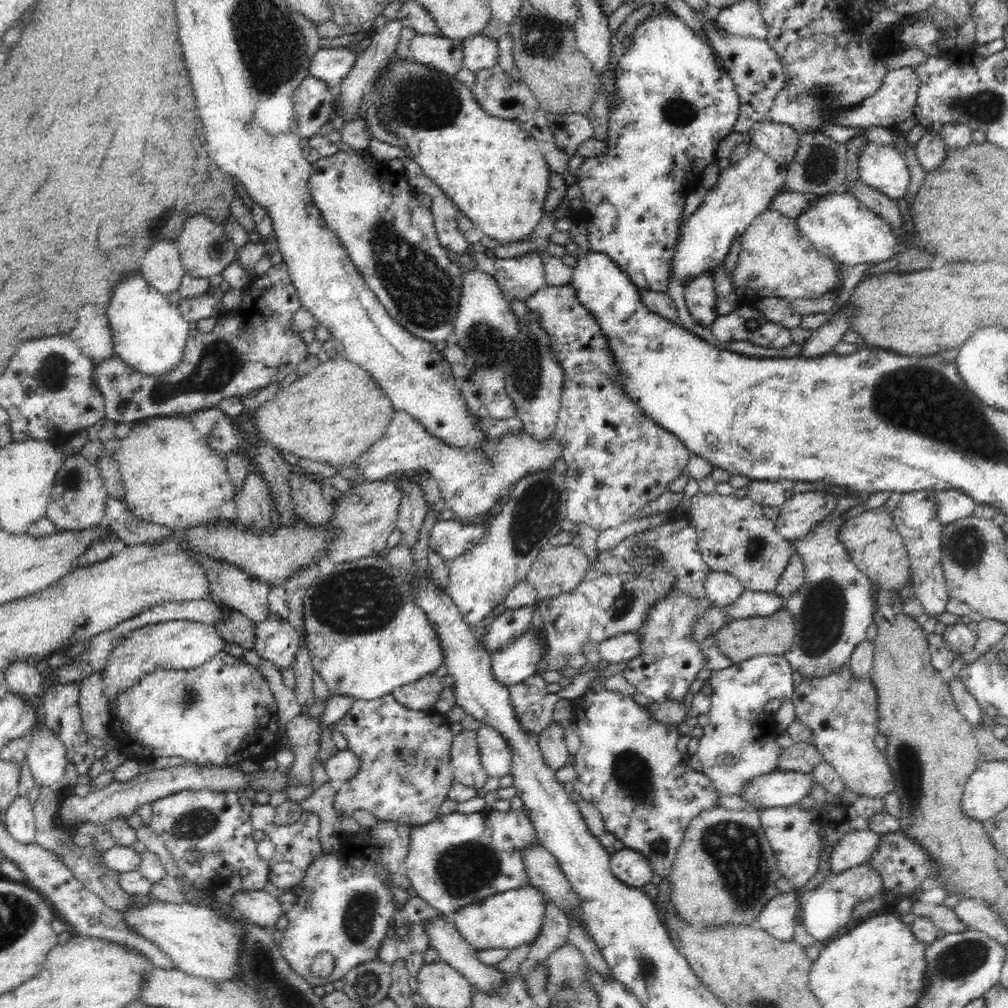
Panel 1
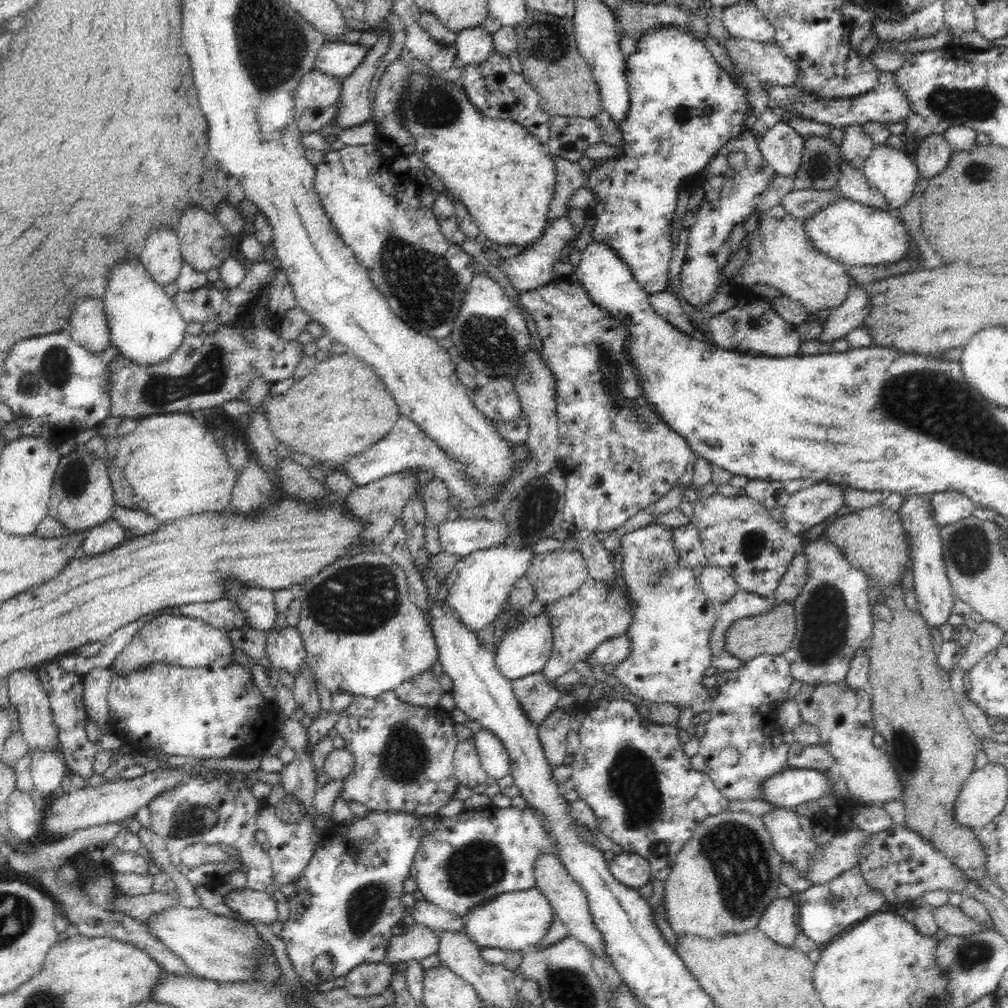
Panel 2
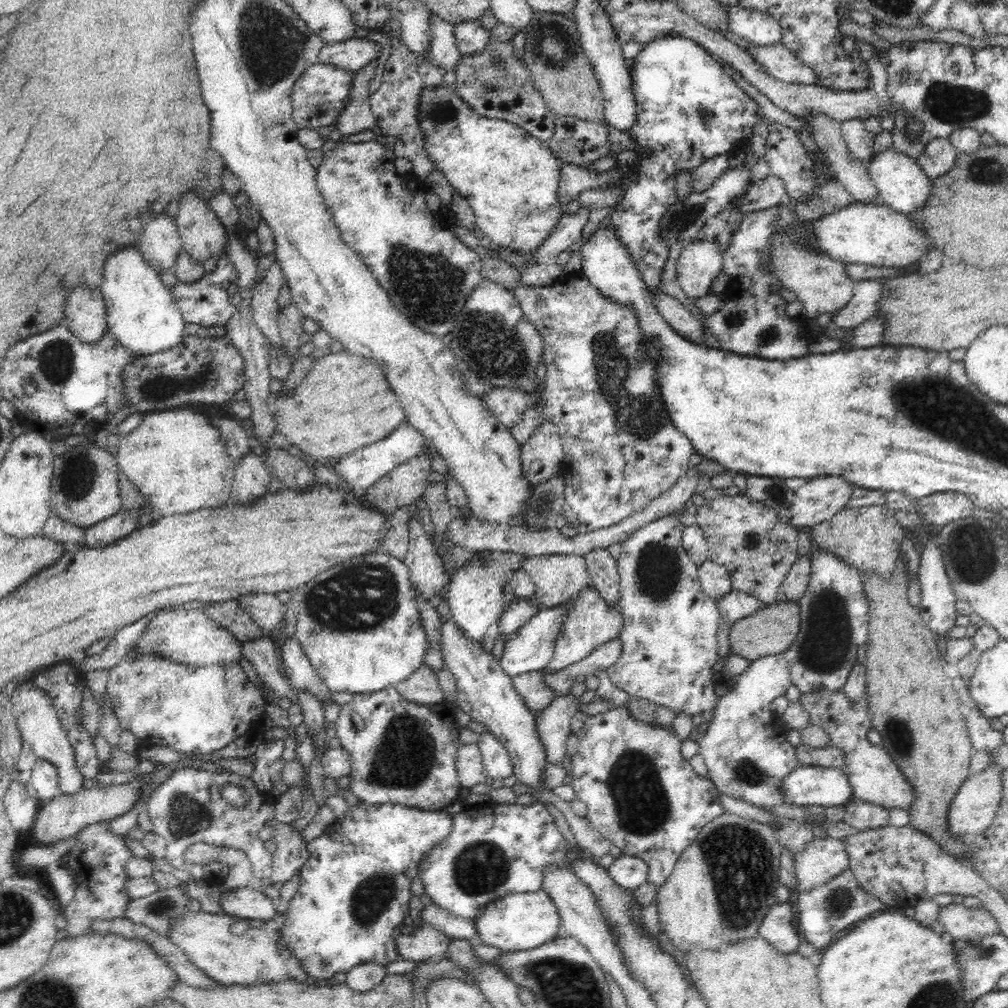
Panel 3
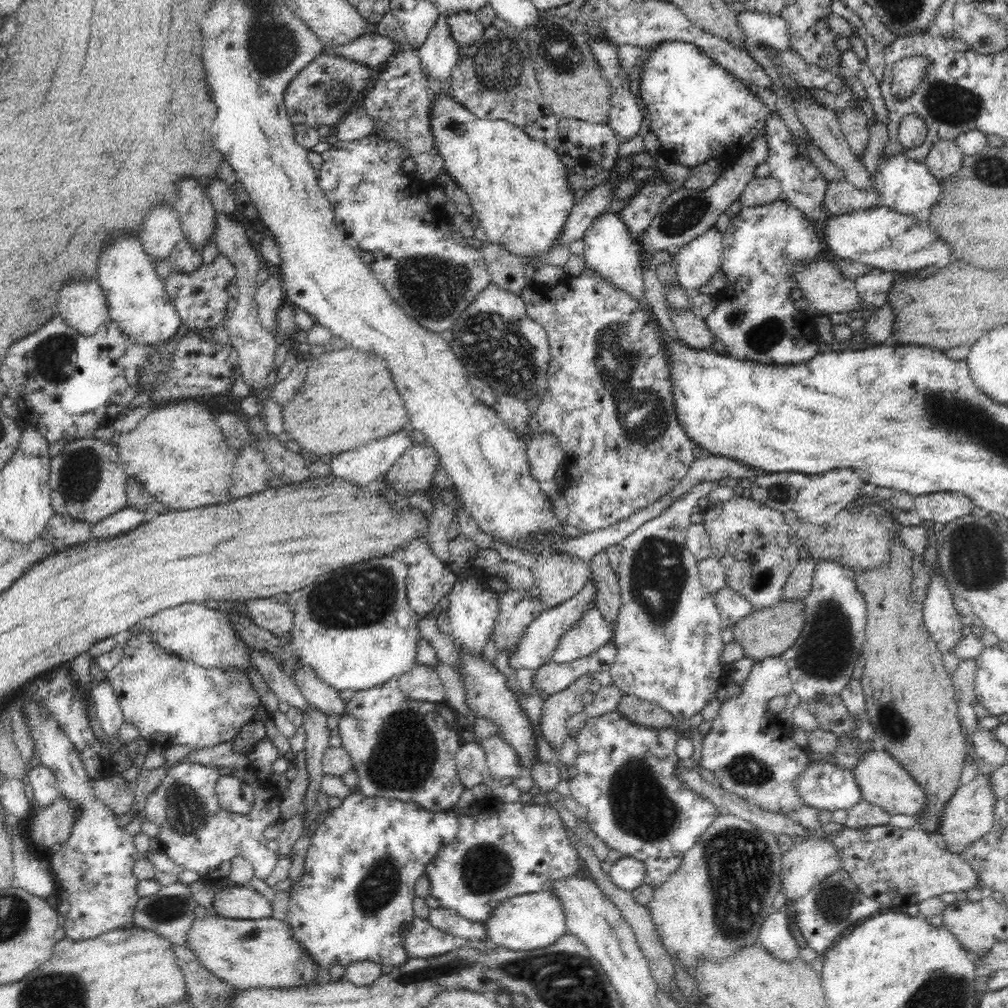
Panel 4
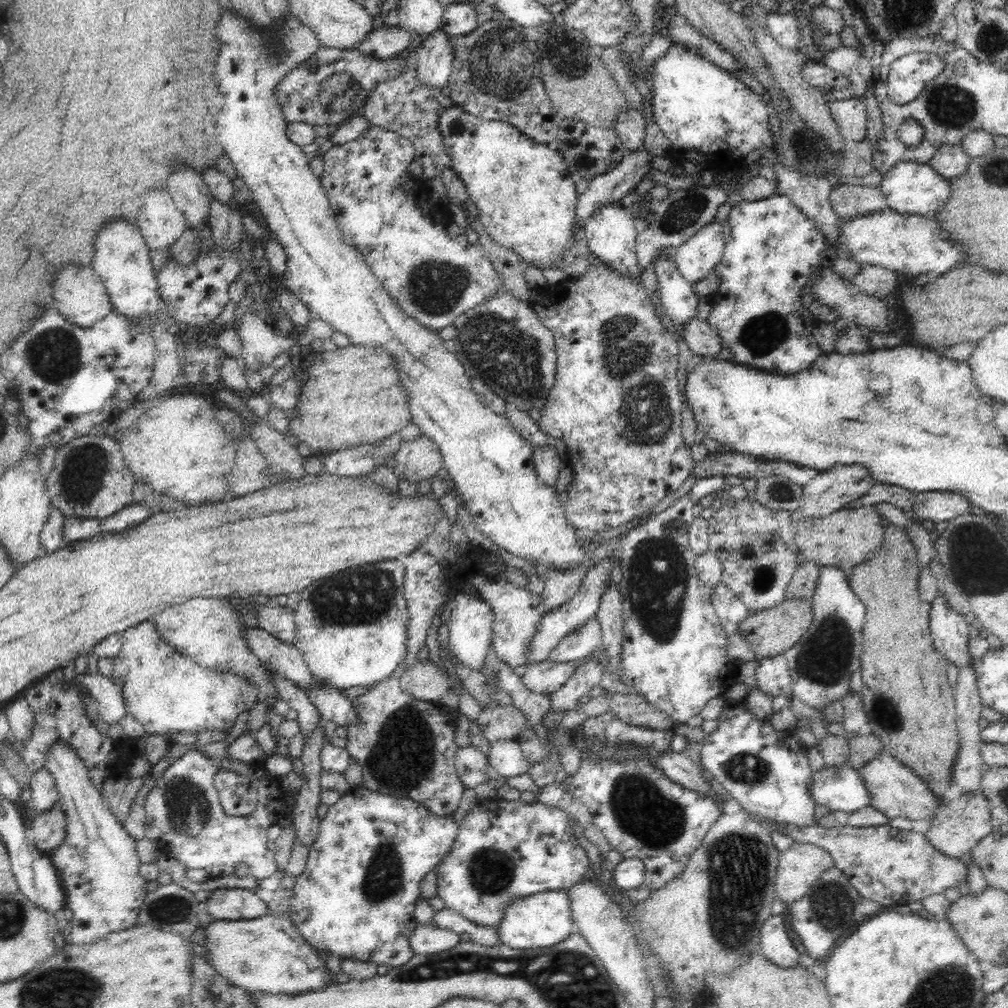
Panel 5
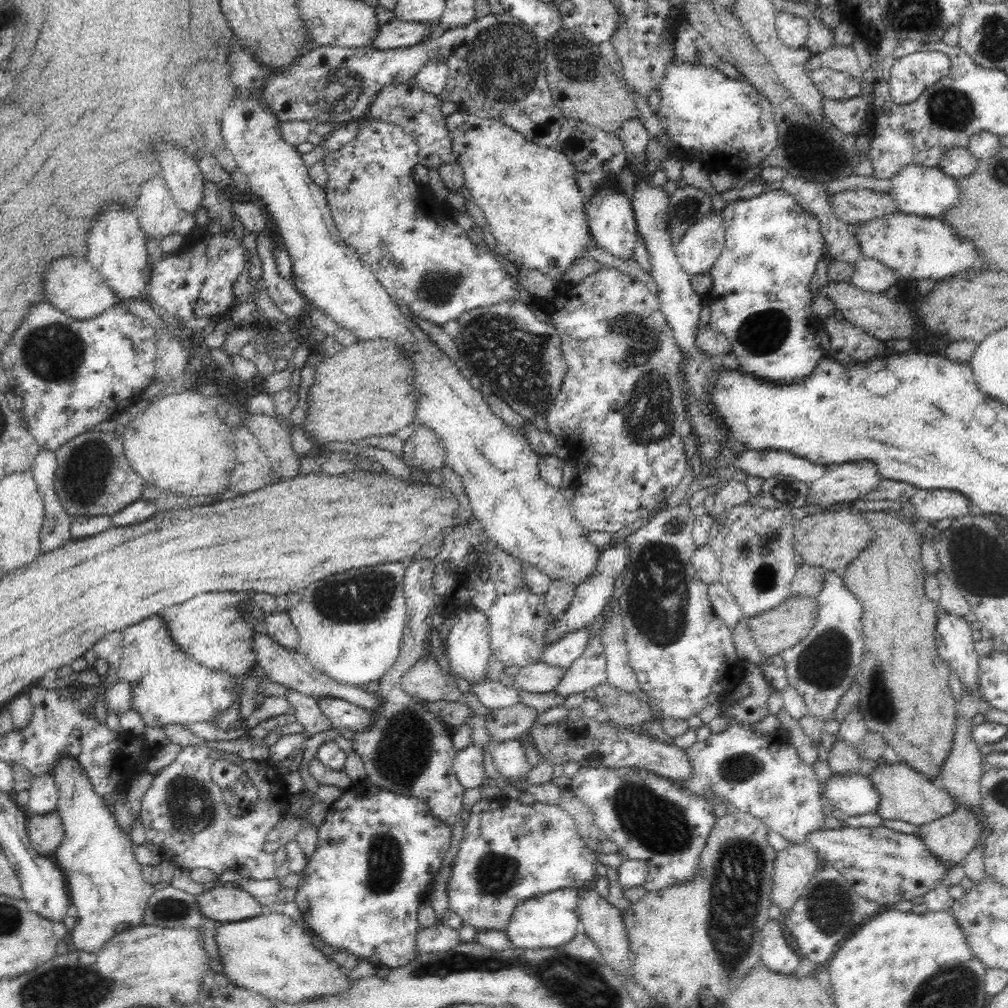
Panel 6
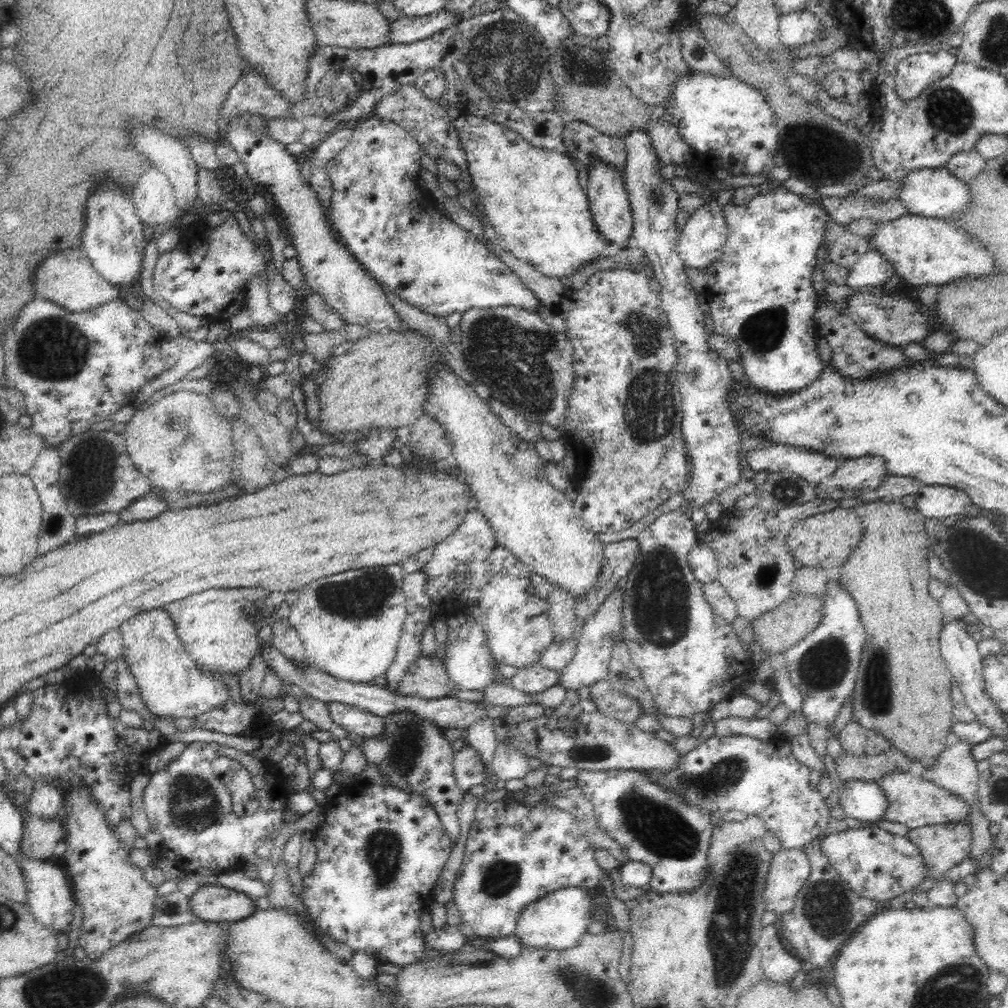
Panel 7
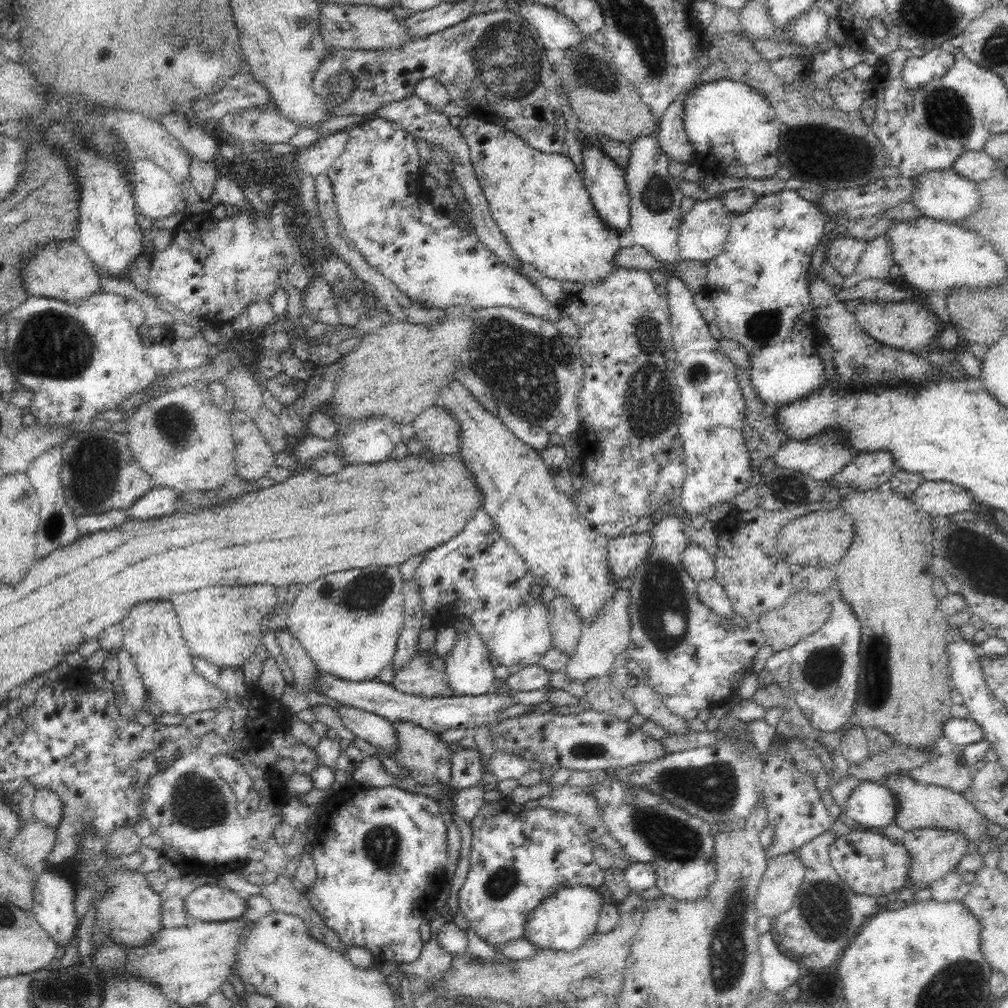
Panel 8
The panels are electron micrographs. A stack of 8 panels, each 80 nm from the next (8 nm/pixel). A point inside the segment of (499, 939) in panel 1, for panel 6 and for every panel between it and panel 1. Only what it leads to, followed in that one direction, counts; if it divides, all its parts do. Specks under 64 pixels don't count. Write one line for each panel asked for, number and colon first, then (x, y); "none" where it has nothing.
2: (515, 921)
3: (518, 922)
4: (536, 920)
5: (544, 919)
6: (549, 920)

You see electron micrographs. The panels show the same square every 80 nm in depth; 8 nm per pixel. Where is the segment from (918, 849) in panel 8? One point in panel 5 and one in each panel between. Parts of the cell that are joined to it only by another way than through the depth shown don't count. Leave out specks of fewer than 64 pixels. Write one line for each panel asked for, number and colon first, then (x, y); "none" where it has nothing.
5: (954, 830)
6: (950, 838)
7: (943, 846)

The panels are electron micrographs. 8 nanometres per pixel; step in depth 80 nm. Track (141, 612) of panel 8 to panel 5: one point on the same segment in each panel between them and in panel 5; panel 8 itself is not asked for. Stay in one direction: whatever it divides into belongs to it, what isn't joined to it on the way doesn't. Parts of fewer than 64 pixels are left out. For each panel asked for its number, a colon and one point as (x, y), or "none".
5: (166, 692)
6: (168, 687)
7: (171, 683)

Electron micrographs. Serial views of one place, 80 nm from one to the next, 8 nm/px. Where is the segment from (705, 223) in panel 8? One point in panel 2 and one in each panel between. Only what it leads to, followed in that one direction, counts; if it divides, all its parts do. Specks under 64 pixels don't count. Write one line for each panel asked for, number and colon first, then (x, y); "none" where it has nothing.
2: (699, 278)
3: (699, 263)
4: (696, 262)
5: (696, 258)
6: (702, 244)
7: (703, 236)

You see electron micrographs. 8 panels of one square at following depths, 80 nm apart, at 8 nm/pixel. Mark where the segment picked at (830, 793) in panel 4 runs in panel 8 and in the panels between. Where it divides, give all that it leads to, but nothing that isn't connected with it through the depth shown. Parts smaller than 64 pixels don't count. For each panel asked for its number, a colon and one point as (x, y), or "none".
5: (842, 788)
6: (852, 794)
7: (862, 800)
8: (871, 805)

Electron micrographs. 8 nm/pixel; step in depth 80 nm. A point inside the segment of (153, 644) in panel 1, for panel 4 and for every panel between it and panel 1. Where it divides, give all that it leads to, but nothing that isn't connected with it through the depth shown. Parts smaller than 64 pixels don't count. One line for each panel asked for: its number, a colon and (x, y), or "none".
2: (182, 641)
3: (186, 636)
4: (192, 631)

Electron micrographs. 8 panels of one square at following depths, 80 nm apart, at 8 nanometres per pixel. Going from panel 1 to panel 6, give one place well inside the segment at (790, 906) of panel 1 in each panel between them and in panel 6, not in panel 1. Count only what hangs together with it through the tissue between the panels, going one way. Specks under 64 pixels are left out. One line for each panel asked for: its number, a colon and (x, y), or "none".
2: (778, 922)
3: (776, 928)
4: (775, 936)
5: (778, 948)
6: (776, 955)

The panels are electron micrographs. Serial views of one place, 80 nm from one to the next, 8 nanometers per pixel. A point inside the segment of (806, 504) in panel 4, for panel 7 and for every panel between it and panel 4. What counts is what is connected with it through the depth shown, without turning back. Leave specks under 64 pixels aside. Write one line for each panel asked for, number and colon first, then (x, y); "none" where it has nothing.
5: (829, 491)
6: (842, 483)
7: (853, 477)

